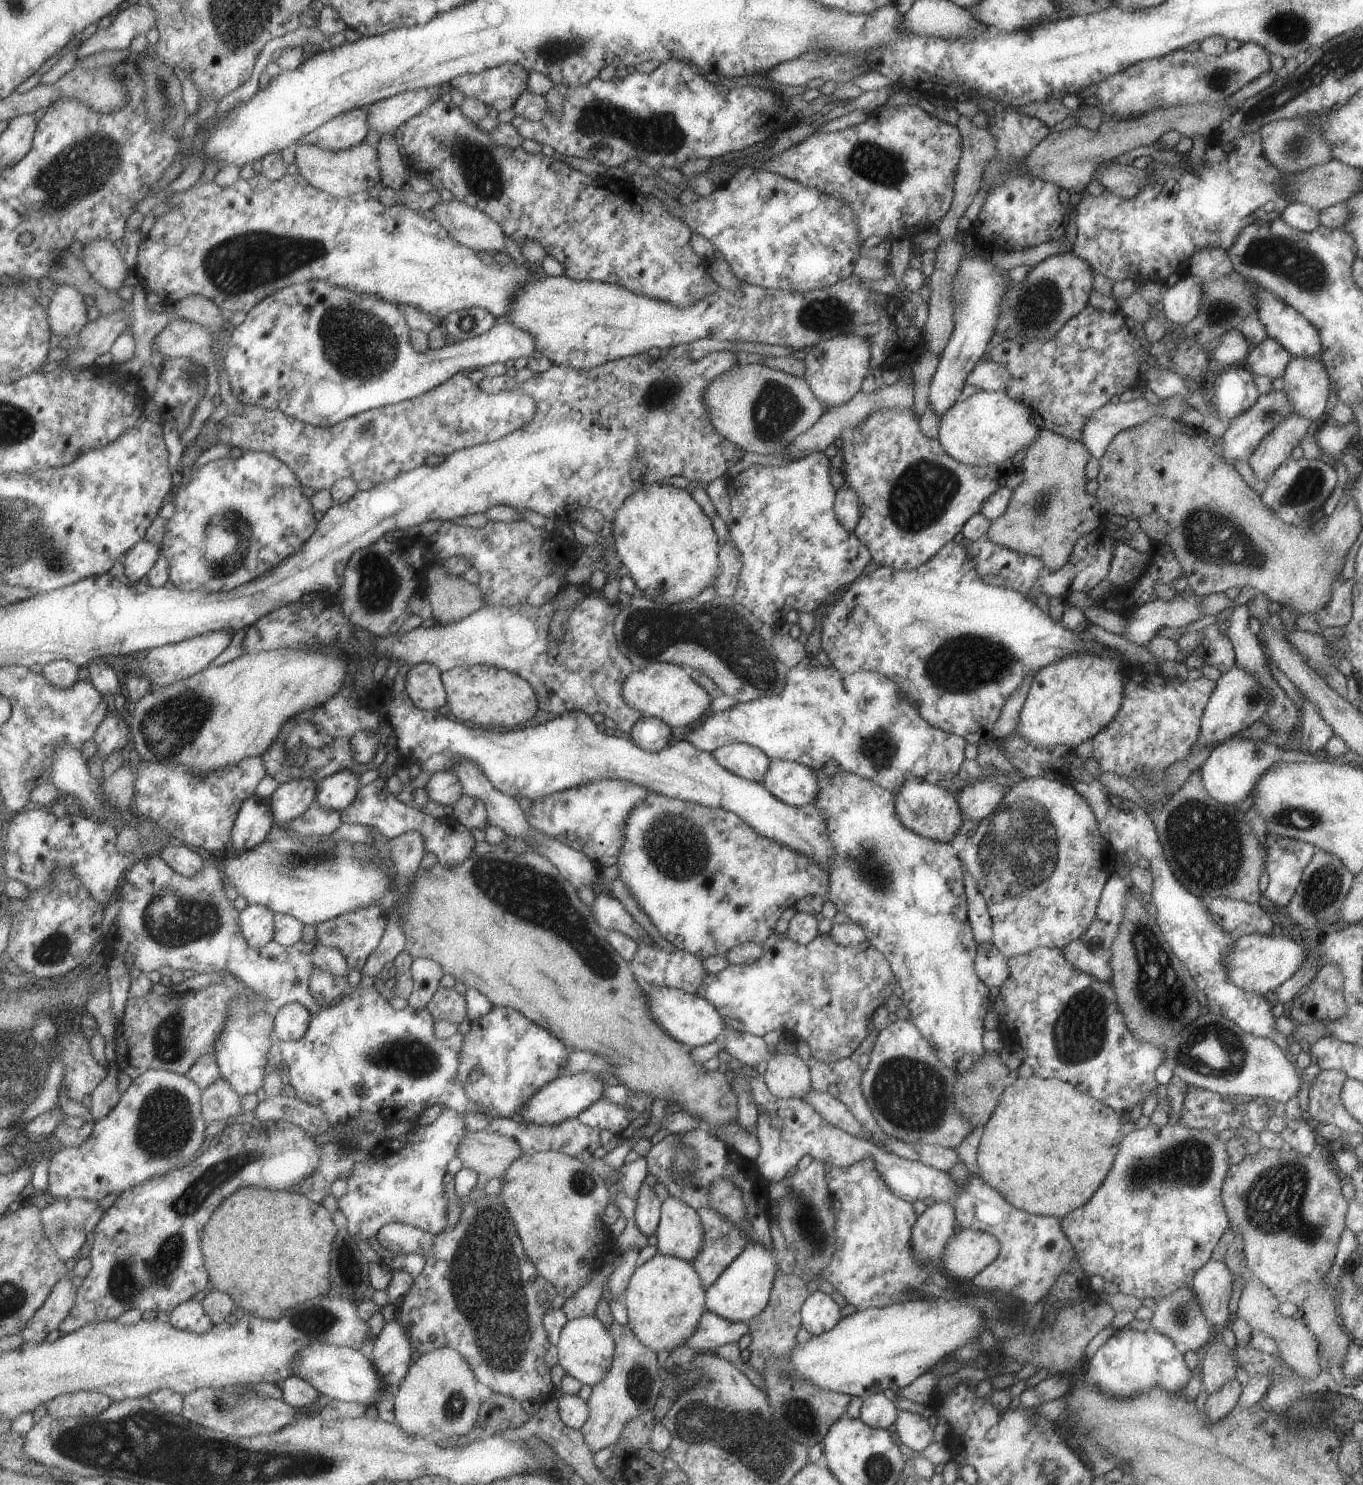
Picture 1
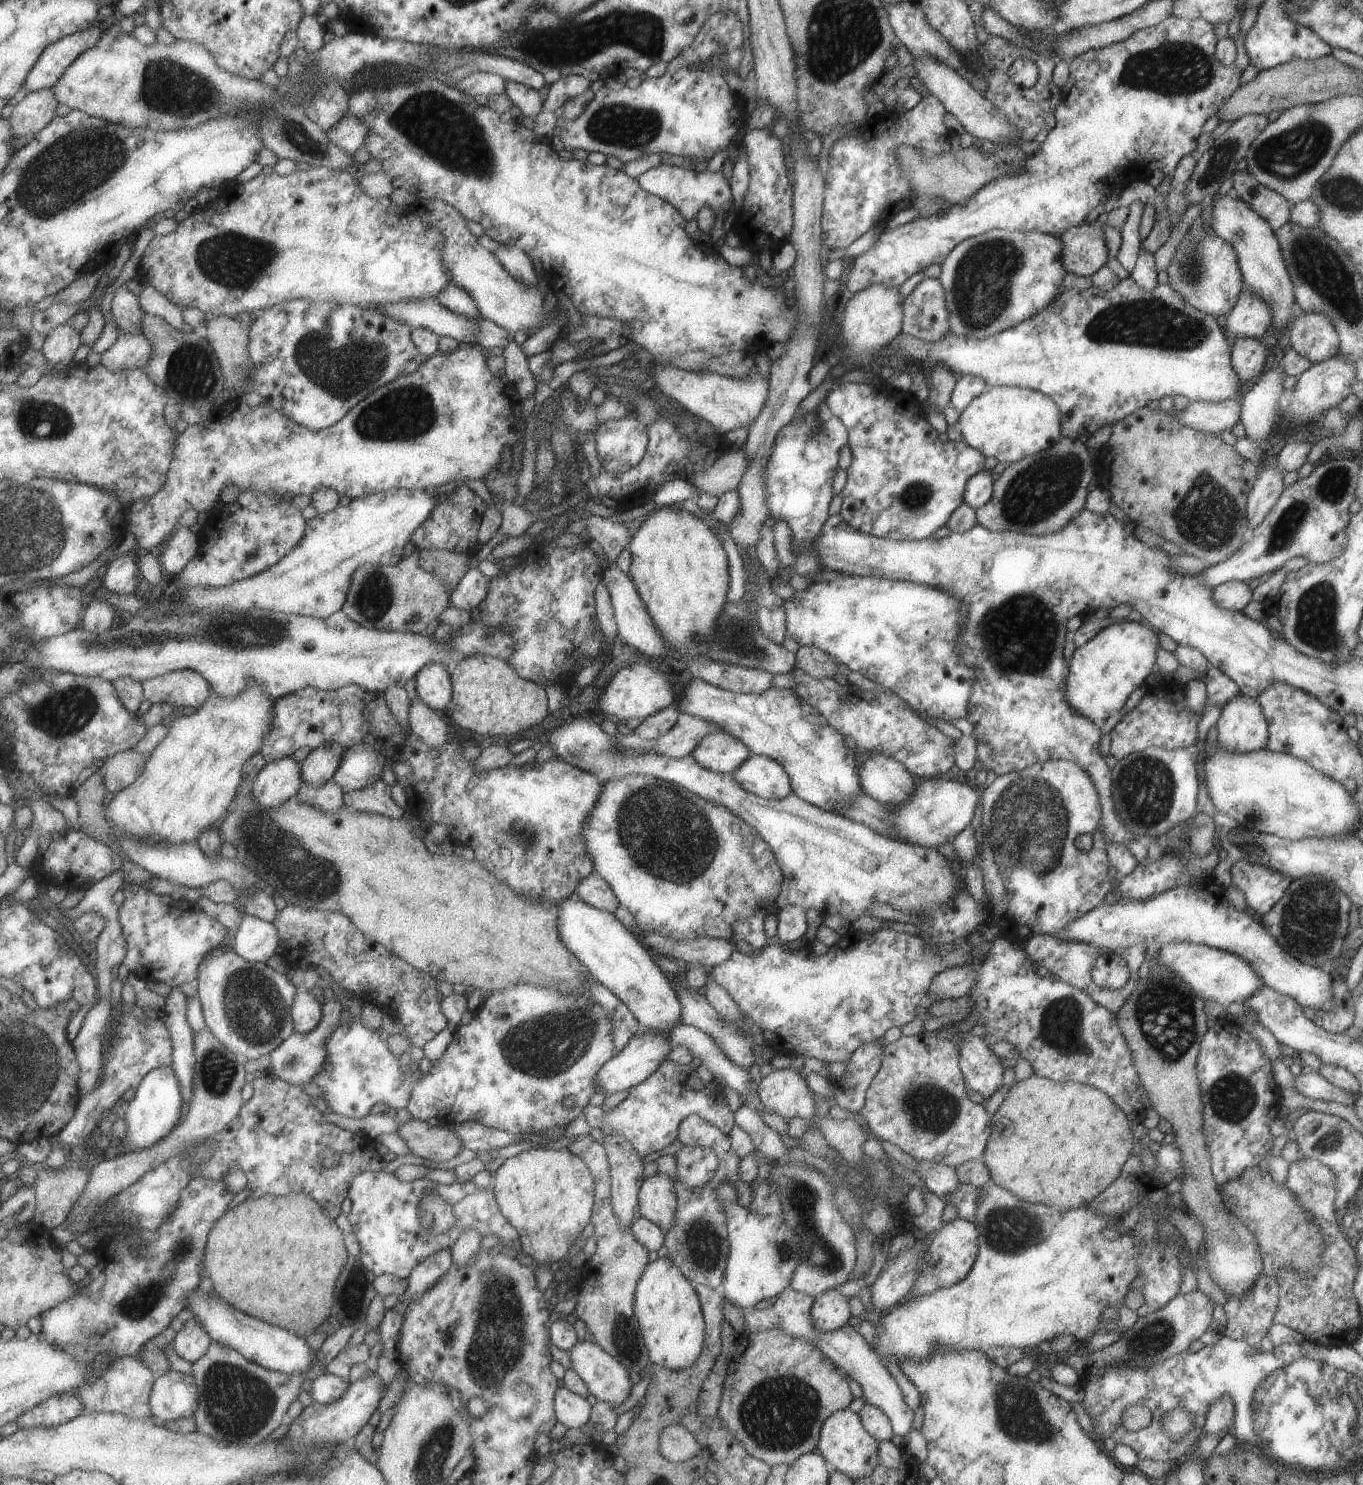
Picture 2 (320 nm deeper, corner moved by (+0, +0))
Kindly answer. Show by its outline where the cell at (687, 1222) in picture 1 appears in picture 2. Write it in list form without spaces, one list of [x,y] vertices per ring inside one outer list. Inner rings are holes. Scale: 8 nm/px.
[[[656,1172],[641,1181],[637,1191],[637,1206],[641,1217],[648,1218],[663,1232],[673,1224],[676,1194],[671,1177]]]

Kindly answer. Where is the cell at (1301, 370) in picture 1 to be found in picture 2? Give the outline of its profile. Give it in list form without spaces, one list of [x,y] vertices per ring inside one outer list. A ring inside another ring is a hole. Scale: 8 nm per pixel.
[[[1301,311],[1289,324],[1290,348],[1313,363],[1331,358],[1339,351],[1339,341],[1336,328],[1327,315],[1315,311]]]

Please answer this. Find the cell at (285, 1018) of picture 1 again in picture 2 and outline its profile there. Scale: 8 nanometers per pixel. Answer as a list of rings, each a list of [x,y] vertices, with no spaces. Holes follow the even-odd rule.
[[[301,988],[292,1008],[296,1032],[314,1031],[322,1023],[323,1015],[324,1004],[309,989]]]

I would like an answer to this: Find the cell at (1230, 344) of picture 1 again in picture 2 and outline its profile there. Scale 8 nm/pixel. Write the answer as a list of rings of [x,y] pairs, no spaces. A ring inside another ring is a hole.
[[[1241,289],[1235,304],[1228,312],[1226,330],[1235,338],[1249,337],[1259,339],[1272,326],[1271,309],[1259,295],[1249,289]]]

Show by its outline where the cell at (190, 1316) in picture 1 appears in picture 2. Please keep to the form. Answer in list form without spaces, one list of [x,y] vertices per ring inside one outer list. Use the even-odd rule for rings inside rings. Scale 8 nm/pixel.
[[[189,1315],[185,1317],[185,1324],[177,1332],[173,1348],[179,1357],[194,1363],[207,1354],[213,1340],[199,1319]]]

